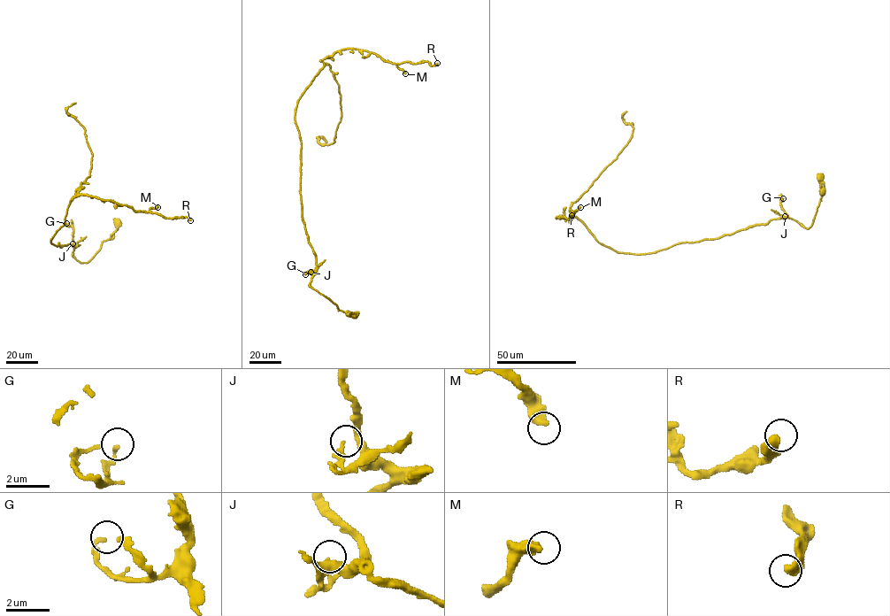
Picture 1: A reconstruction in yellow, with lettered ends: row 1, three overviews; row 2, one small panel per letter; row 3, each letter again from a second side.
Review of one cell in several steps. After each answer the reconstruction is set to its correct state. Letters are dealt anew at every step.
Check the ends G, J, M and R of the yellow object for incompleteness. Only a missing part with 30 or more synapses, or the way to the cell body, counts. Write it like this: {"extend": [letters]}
{"extend": []}

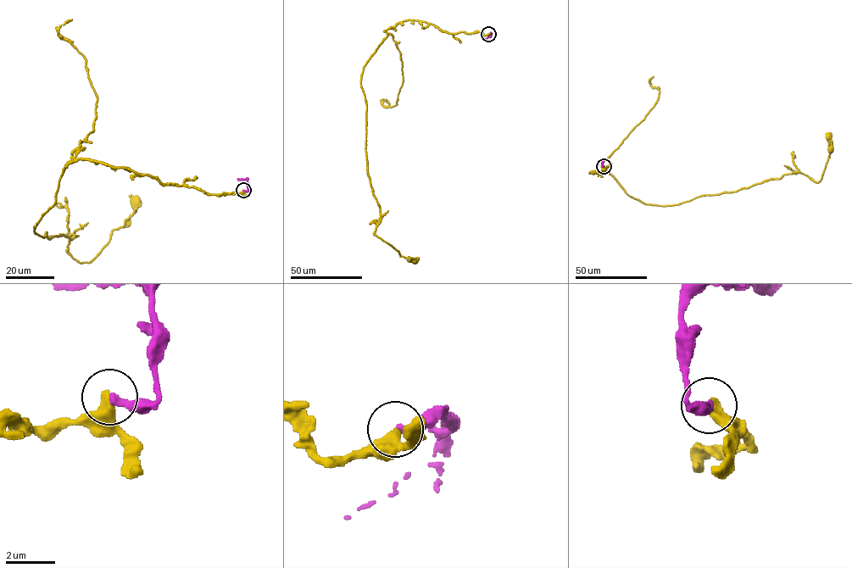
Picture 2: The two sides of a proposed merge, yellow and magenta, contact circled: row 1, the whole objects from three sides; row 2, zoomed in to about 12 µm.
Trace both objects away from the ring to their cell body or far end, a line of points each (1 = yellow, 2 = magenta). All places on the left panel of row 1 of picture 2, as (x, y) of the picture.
1: (242, 190), (207, 194), (74, 159), (34, 231), (49, 239), (75, 236), (67, 253), (89, 262), (136, 202)
2: (243, 190), (247, 190), (247, 180), (237, 179)

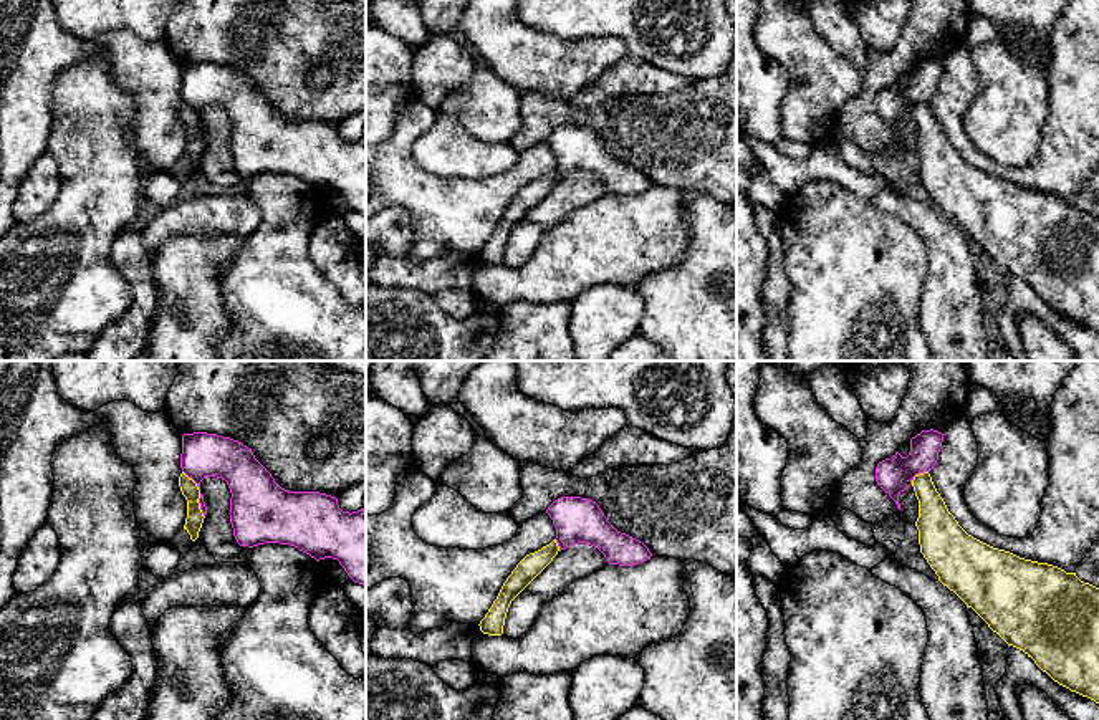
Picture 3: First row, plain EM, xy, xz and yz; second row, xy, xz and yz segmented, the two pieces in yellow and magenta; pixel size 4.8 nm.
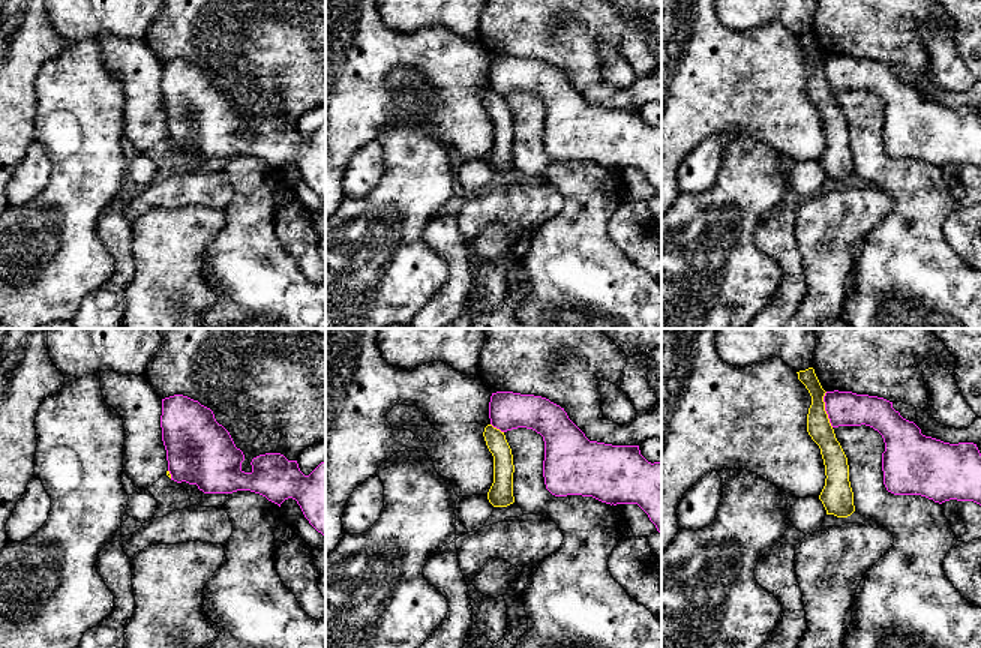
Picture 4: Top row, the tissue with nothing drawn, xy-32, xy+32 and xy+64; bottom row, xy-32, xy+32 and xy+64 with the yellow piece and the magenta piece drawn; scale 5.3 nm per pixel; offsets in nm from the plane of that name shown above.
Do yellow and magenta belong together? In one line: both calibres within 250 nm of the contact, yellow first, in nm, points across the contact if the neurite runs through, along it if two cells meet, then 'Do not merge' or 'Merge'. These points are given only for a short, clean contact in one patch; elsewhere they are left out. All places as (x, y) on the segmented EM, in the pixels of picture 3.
Thickness 180 nm (yellow) against 170 nm. Do not merge

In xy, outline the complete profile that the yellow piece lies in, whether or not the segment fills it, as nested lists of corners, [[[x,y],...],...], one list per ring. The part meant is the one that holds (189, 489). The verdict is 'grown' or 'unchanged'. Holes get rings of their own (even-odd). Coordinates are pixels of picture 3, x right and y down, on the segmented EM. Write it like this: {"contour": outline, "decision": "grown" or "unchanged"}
{"contour": [[[184,472],[179,477],[179,487],[187,500],[187,518],[184,530],[190,535],[190,540],[195,541],[199,538],[199,531],[205,518],[199,503],[200,490],[197,483],[192,478],[189,478]]], "decision": "unchanged"}

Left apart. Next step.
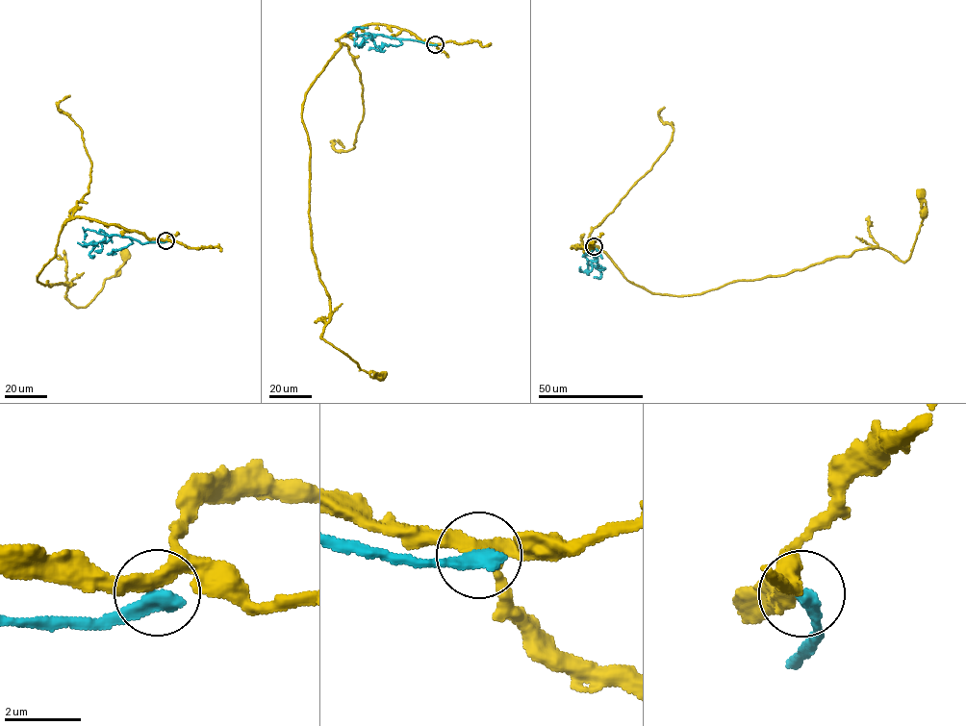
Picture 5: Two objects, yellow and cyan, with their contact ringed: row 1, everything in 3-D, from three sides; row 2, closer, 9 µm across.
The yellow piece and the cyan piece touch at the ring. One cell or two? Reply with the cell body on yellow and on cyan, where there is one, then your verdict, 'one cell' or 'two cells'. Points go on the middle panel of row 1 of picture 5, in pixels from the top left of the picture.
cell body of yellow at (382, 376); no cell body on cyan; two cells

